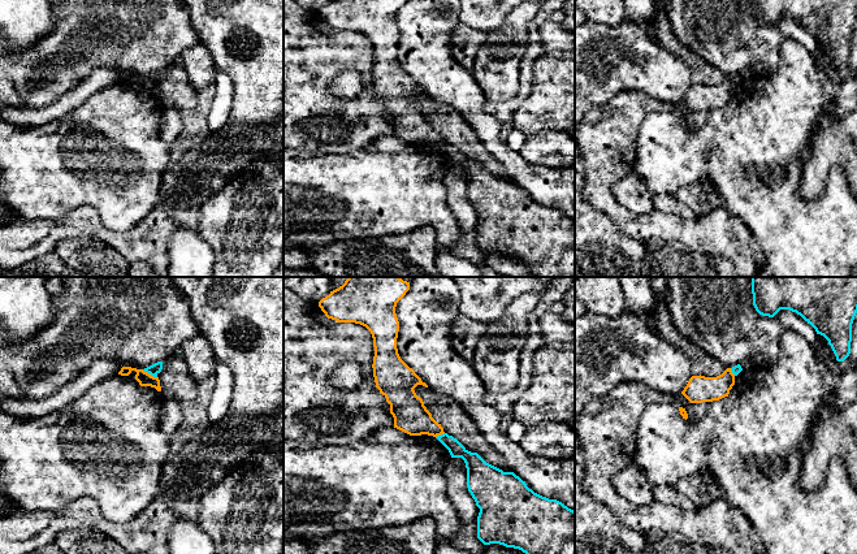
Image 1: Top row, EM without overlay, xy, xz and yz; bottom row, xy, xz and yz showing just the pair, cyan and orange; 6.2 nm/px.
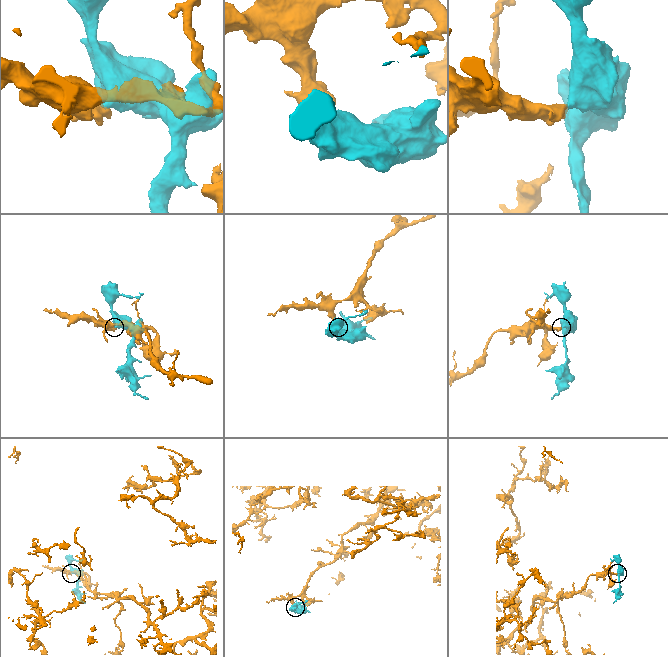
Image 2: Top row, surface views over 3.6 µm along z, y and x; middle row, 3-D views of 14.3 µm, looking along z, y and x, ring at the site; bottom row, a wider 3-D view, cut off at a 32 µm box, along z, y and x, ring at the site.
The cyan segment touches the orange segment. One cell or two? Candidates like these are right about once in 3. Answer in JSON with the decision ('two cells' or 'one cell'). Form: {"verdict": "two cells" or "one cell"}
{"verdict": "two cells"}

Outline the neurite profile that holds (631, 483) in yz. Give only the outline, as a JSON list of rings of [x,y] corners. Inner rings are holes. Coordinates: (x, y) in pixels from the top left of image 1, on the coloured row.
[[[635,462],[615,473],[611,482],[620,497],[635,506],[650,506],[654,503],[652,485]]]

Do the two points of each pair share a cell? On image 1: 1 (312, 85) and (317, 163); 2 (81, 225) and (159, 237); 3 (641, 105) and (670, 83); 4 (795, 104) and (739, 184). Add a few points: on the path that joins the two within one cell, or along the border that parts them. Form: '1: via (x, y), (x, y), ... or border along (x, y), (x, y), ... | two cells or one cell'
1: border along (297, 148), (310, 152), (347, 152) | two cells
2: via (100, 232), (117, 241), (139, 241) | one cell
3: border along (622, 90), (640, 90), (663, 102), (680, 102) | two cells
4: via (775, 124), (749, 150), (749, 156), (741, 164) | one cell

